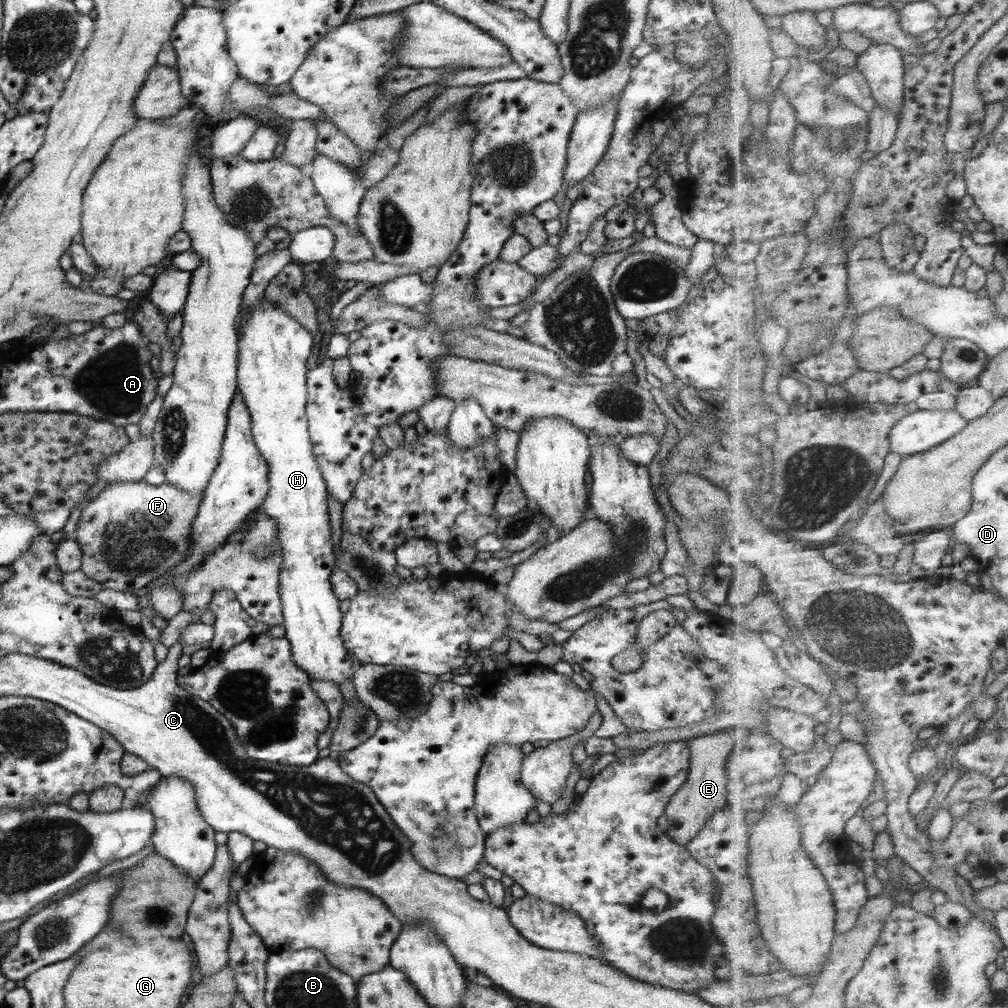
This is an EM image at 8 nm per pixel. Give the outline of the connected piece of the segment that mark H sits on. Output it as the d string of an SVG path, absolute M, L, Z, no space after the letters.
M266 296L264 298L260 298L260 302L250 310L250 314L248 316L242 316L242 318L237 319L237 328L238 328L238 366L237 366L237 385L238 391L242 394L242 398L244 398L245 406L249 411L252 420L252 436L254 438L254 442L260 450L260 454L262 454L262 458L266 460L268 464L268 486L269 491L268 495L266 495L266 499L262 501L262 513L267 514L272 520L274 520L276 524L276 534L278 534L278 544L280 545L280 550L282 554L282 568L280 569L280 578L279 578L279 592L280 598L282 602L282 611L283 611L283 624L286 634L286 640L289 641L292 650L292 659L294 659L294 663L299 666L301 670L304 670L308 677L311 680L324 680L325 682L334 682L336 686L340 686L340 684L348 677L352 677L356 667L357 667L357 659L352 658L350 654L346 651L346 648L343 646L341 637L340 637L340 629L343 618L343 613L339 610L339 602L340 599L334 594L332 590L332 585L330 582L330 575L332 574L335 567L335 556L333 552L333 541L330 536L332 536L332 528L330 527L330 516L328 515L328 492L326 492L326 481L324 481L324 477L322 476L322 471L318 466L318 461L316 461L316 455L313 453L313 444L310 438L309 430L308 430L308 420L306 418L306 406L307 406L307 372L308 372L308 364L306 360L308 360L308 356L310 356L310 350L312 350L312 346L314 346L312 339L314 335L308 330L308 328L304 328L300 322L294 320L292 316L288 316L282 308L278 308L278 306L274 306Z

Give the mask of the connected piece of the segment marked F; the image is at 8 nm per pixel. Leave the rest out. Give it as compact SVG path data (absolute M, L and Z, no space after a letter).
M144 480L138 482L114 482L106 484L104 489L96 490L96 496L82 506L78 528L72 532L72 538L82 550L80 570L92 580L100 582L104 589L120 592L143 591L143 588L158 575L166 573L170 567L188 553L190 531L200 509L203 493L190 494L178 486L150 484Z

